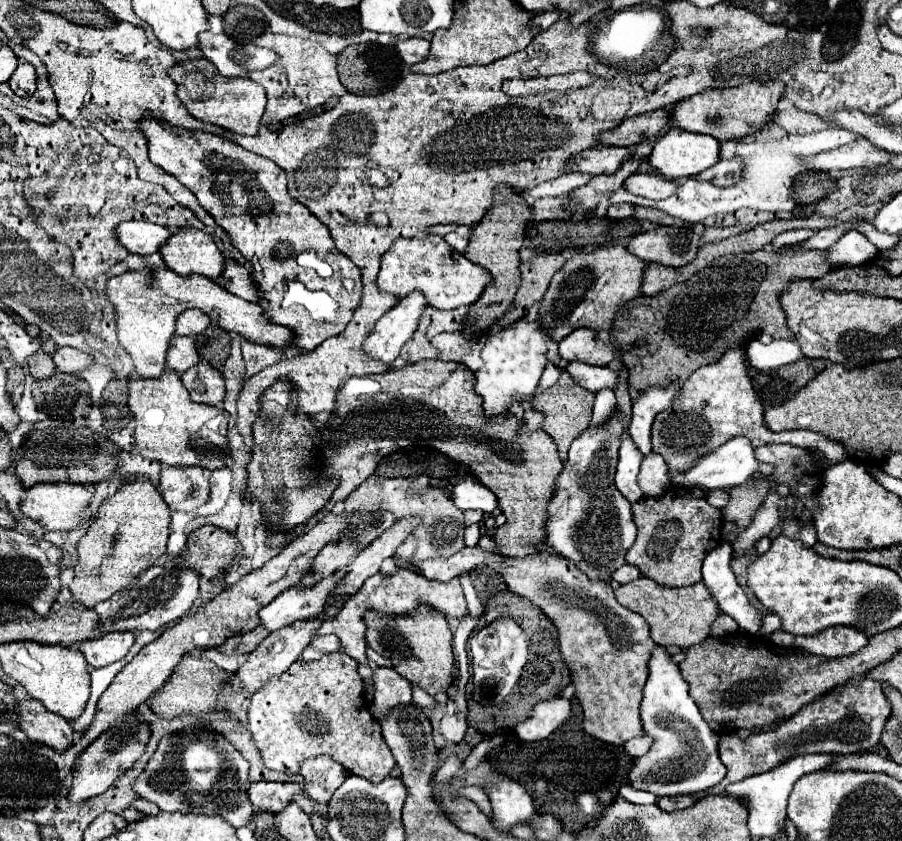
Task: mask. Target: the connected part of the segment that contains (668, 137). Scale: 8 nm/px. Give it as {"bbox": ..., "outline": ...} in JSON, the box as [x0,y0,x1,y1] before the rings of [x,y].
{"bbox":[648,126,720,178],"outline":[[[672,126],[670,132],[660,136],[654,144],[652,154],[648,156],[650,164],[666,178],[684,178],[684,176],[694,176],[710,166],[714,166],[720,160],[720,144],[716,138],[706,136],[706,134],[696,134],[696,132],[686,132],[678,126]]]}

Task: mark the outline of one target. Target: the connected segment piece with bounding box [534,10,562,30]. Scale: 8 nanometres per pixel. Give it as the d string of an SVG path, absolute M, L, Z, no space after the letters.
M546 12L546 14L538 14L536 18L534 18L534 24L536 26L540 26L542 30L546 30L546 28L550 28L554 22L558 22L562 18L562 14L558 14L558 12Z

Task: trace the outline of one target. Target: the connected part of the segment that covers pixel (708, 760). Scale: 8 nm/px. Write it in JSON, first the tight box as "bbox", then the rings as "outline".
{"bbox":[630,646,726,796],"outline":[[[662,646],[654,650],[648,670],[650,670],[650,676],[643,688],[640,716],[642,716],[644,732],[652,736],[652,746],[644,756],[634,758],[634,764],[630,764],[630,772],[658,772],[658,784],[664,786],[664,788],[658,788],[658,796],[698,794],[698,792],[706,792],[708,788],[714,788],[726,776],[726,766],[718,756],[718,734],[706,724],[706,720],[702,720],[698,706],[688,696],[688,684],[684,682],[678,666],[668,658],[668,652]]]}

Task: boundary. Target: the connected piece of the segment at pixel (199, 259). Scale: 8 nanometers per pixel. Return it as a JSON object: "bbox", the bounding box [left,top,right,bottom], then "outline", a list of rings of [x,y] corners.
{"bbox":[160,228,226,284],"outline":[[[184,228],[176,232],[162,248],[160,254],[166,266],[180,276],[200,274],[216,284],[222,284],[222,268],[226,268],[226,256],[218,250],[212,236],[202,230]]]}

